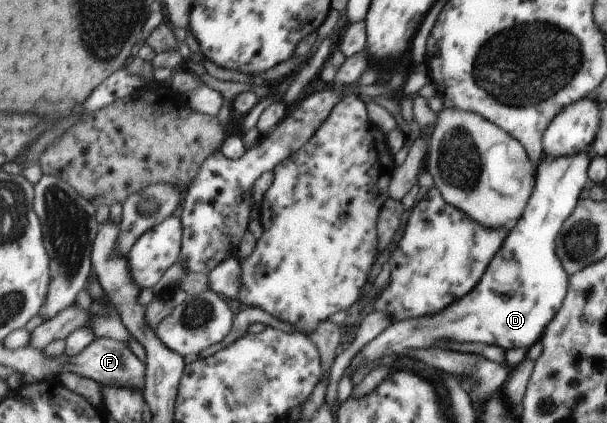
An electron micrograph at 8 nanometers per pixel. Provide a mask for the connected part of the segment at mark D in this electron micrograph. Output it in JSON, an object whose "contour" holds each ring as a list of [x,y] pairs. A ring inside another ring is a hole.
{"contour":[[[572,154],[560,158],[545,158],[538,164],[537,182],[533,186],[533,197],[524,213],[506,232],[506,246],[498,250],[498,258],[490,262],[486,278],[478,282],[474,294],[466,294],[462,302],[452,302],[444,312],[391,323],[376,338],[364,344],[350,360],[345,371],[348,380],[356,368],[372,364],[384,356],[403,355],[408,348],[430,348],[438,340],[450,342],[480,342],[508,348],[528,348],[542,337],[544,326],[558,310],[566,292],[566,274],[554,254],[554,238],[560,232],[566,218],[578,204],[578,194],[586,184],[588,154]]]}

